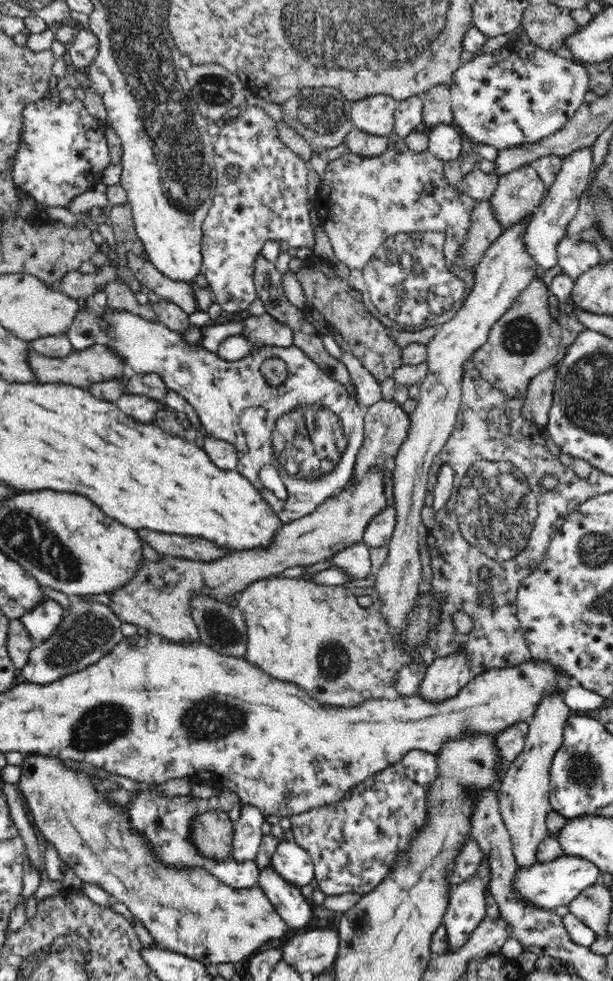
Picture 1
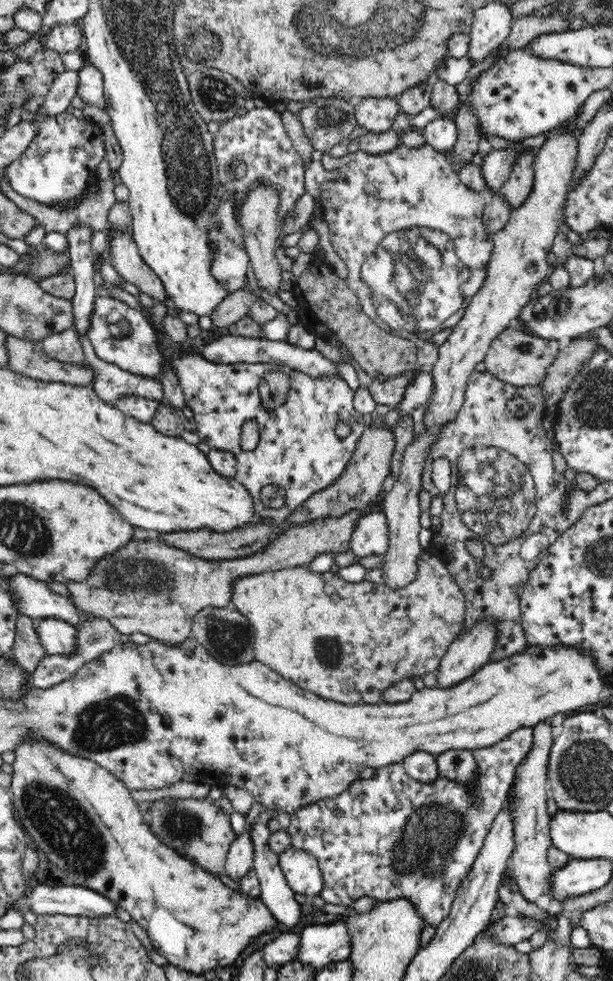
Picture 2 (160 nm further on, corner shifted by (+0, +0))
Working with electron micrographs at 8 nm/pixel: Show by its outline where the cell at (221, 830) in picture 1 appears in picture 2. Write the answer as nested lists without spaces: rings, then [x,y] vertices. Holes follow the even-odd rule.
[[[162,798],[148,802],[147,812],[150,819],[146,824],[160,842],[174,849],[182,858],[196,863],[214,876],[222,876],[230,845],[237,837],[230,825],[229,814],[208,798]]]

